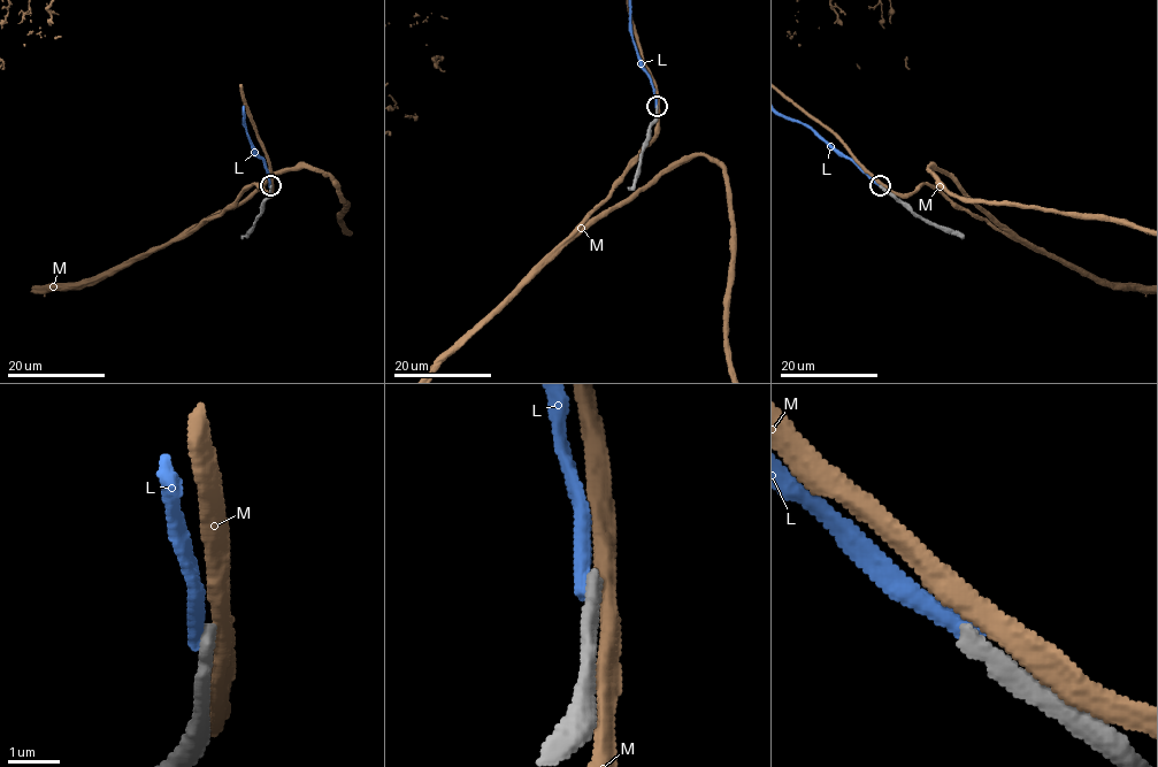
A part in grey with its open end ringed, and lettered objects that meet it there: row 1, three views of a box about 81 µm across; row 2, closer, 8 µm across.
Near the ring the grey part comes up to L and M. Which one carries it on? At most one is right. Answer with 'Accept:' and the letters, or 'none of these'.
Accept: none of these

